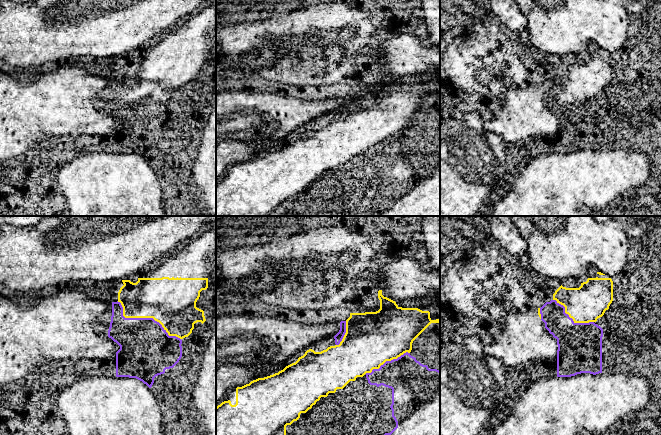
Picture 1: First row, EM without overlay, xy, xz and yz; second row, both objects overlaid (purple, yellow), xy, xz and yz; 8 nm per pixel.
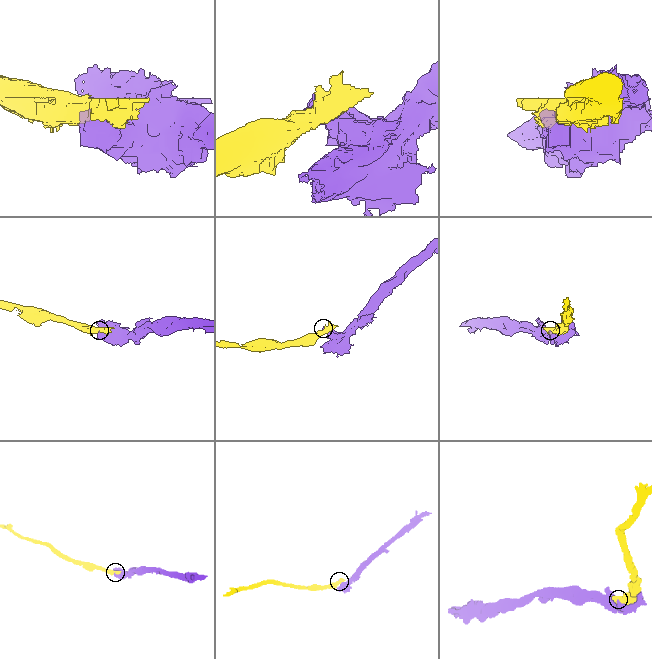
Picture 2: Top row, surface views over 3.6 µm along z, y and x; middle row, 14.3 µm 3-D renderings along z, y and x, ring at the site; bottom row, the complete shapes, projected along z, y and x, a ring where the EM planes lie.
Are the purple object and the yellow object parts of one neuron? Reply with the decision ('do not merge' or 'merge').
do not merge

